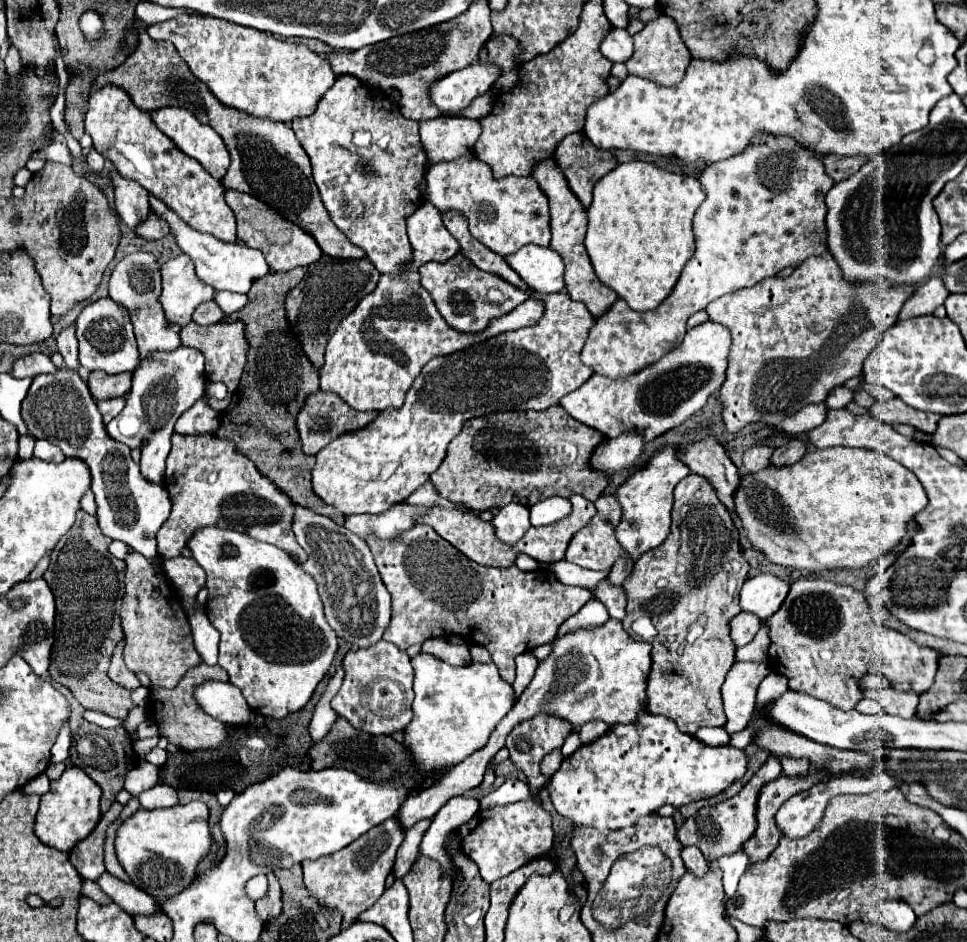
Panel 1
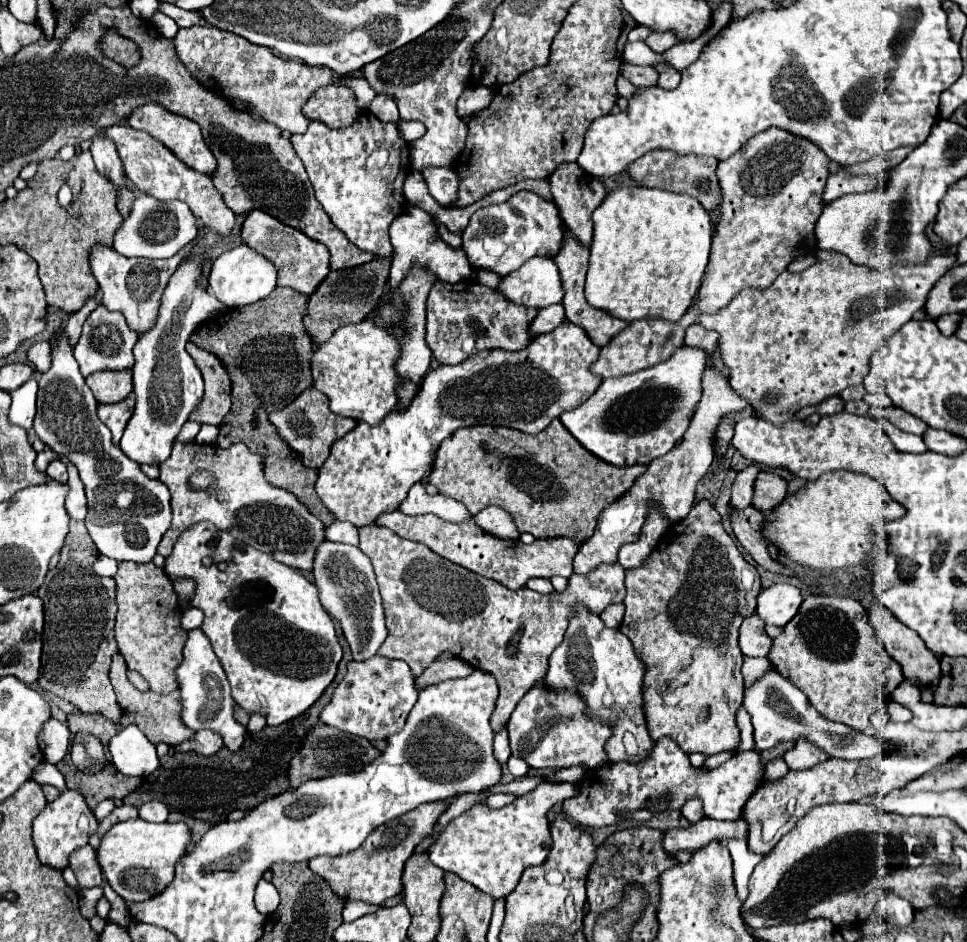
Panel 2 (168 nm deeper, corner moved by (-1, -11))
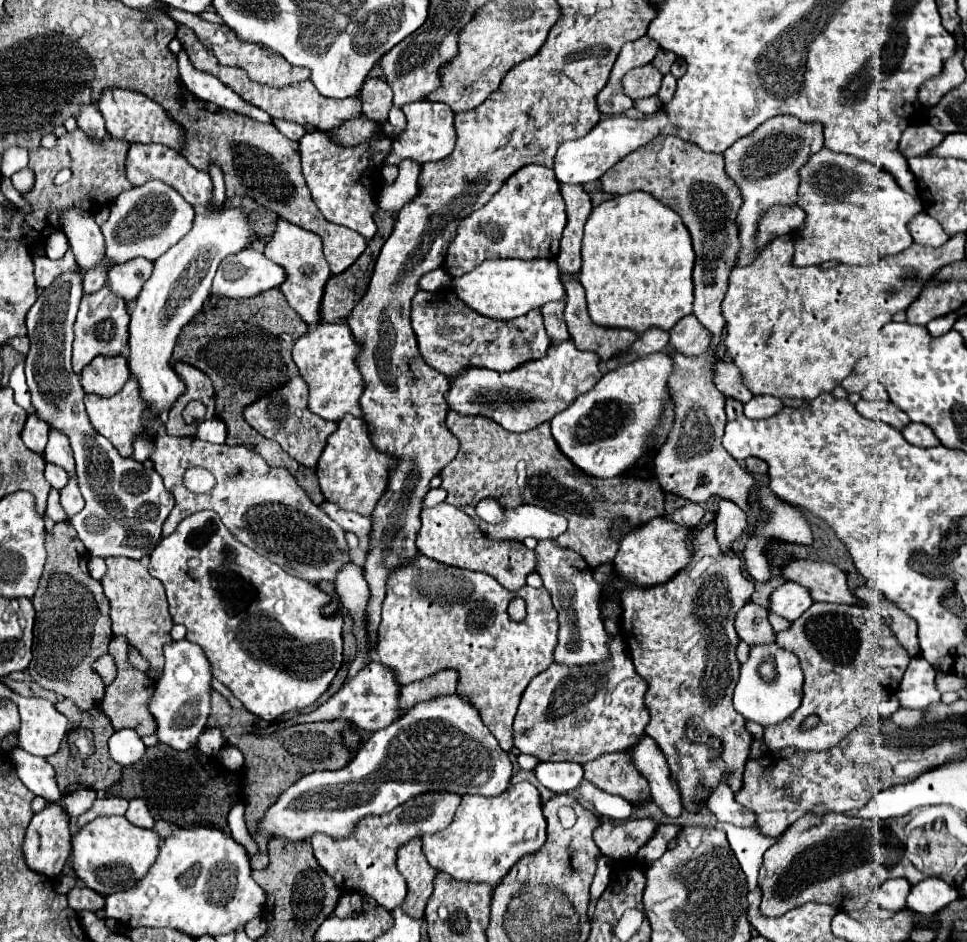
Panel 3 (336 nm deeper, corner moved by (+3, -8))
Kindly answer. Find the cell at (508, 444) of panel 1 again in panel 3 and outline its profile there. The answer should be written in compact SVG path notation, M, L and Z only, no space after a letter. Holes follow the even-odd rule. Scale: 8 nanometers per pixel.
M449 411L447 427L461 443L457 457L441 471L441 479L443 479L441 487L447 489L447 493L449 493L445 499L447 503L451 503L455 507L465 507L465 505L477 505L481 499L491 497L503 509L515 509L525 503L551 509L553 513L563 515L569 521L567 533L559 535L555 541L561 547L569 547L569 549L577 551L589 563L591 569L599 569L601 565L607 565L613 561L613 557L619 549L619 541L613 541L613 537L611 537L611 529L613 529L615 521L625 519L625 521L629 521L629 525L641 527L647 521L651 521L653 517L665 515L665 493L661 491L655 477L651 481L637 479L637 477L595 479L595 477L581 473L579 469L573 469L573 463L569 463L569 459L557 449L553 437L551 437L549 423L541 423L539 427L525 431L525 433L511 433L511 431L505 431L501 425L497 425L493 419L487 419L481 415L465 417L461 413Z

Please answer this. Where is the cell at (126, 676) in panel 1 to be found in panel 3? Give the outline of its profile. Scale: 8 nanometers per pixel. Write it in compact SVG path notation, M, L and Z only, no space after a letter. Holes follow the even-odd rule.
M113 637L113 641L109 643L109 655L113 655L113 659L119 667L119 673L117 673L117 679L105 689L105 699L101 701L101 709L111 719L115 731L135 729L143 737L143 735L155 733L155 729L157 729L153 715L147 711L147 699L153 697L153 681L147 679L145 673L141 673L133 665L129 665L127 647L129 645L127 645L125 637Z

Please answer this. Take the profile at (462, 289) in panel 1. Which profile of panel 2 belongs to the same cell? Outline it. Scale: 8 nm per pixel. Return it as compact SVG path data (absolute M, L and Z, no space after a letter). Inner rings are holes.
M435 280L429 298L427 298L427 344L437 358L439 364L459 364L467 360L469 356L489 348L503 348L503 350L521 350L527 346L527 342L533 338L529 334L529 322L535 318L537 308L525 308L523 304L509 304L501 296L499 290L491 290L477 280L447 284L441 280Z

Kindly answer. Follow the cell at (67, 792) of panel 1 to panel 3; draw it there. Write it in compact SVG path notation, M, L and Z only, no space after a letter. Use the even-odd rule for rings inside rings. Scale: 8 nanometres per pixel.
M47 805L43 811L35 813L27 833L25 833L25 841L23 841L23 857L25 863L29 863L29 869L43 875L43 877L57 877L67 859L69 859L69 851L71 851L71 831L69 831L69 817L65 813L65 809L61 805Z

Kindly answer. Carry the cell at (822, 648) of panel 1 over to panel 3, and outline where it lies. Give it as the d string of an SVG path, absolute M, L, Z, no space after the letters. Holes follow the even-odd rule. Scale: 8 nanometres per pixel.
M813 603L797 621L791 623L787 631L777 633L777 643L783 649L797 653L805 671L805 683L801 705L793 713L793 717L789 717L789 721L783 721L781 725L769 725L769 729L765 729L763 741L769 749L797 747L801 751L823 751L837 745L869 715L869 697L875 695L875 691L897 691L897 685L901 683L901 677L911 661L909 653L905 653L905 647L897 641L897 637L893 637L887 621L877 611L859 605ZM809 715L817 715L819 723L811 729L803 729L803 721Z

